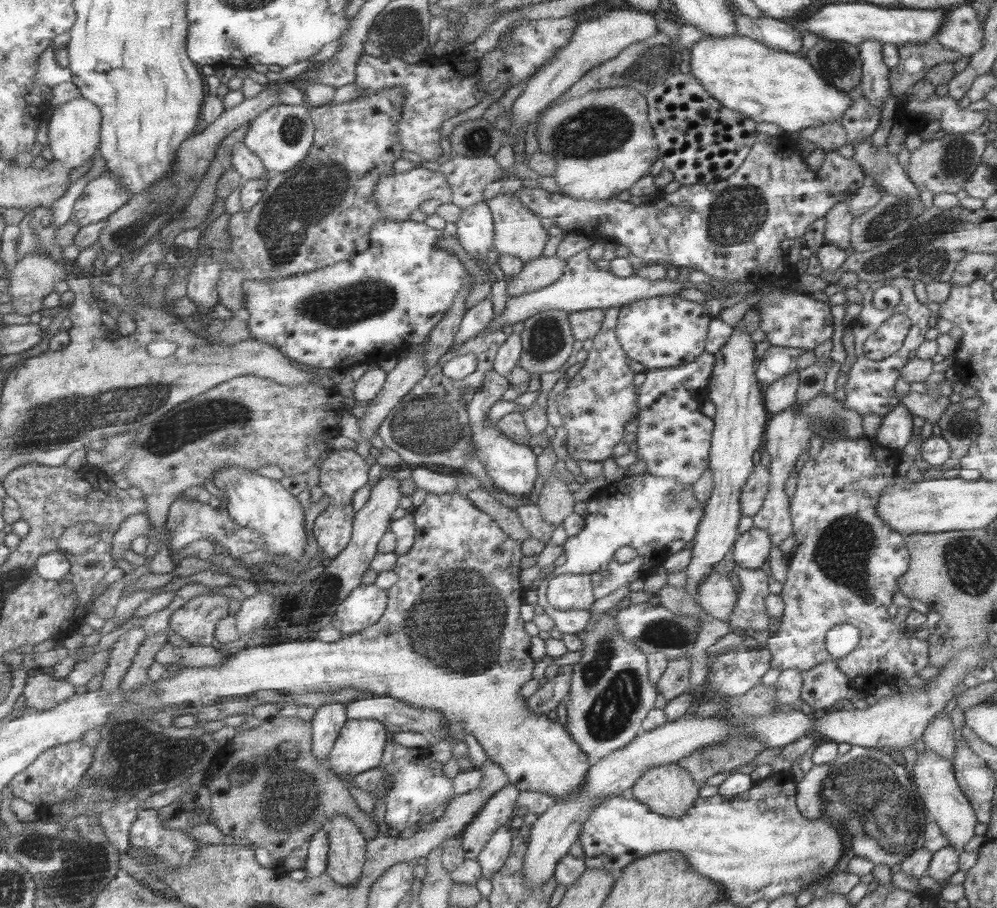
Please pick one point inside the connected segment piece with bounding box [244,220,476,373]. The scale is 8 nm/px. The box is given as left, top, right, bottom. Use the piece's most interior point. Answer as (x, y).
(393, 296)

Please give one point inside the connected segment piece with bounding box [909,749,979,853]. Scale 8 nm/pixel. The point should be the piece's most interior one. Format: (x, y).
(946, 805)

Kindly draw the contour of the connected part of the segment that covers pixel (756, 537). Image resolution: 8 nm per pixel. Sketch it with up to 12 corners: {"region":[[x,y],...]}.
{"region":[[752,527],[736,539],[738,566],[757,572],[768,561],[766,530]]}

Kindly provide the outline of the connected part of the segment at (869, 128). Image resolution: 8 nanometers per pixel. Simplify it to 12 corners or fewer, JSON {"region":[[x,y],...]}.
{"region":[[863,96],[840,116],[849,142],[872,136],[880,108]]}

